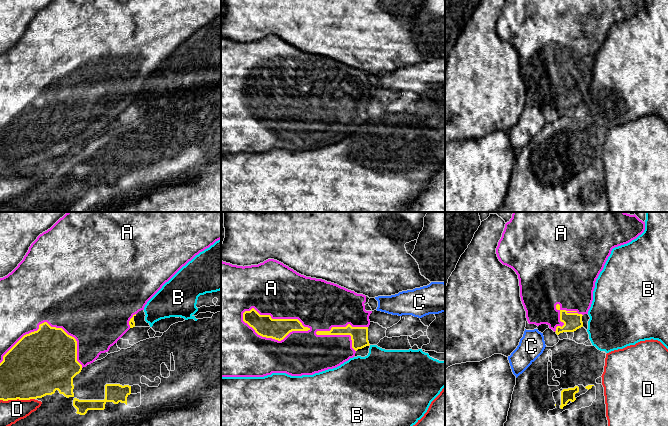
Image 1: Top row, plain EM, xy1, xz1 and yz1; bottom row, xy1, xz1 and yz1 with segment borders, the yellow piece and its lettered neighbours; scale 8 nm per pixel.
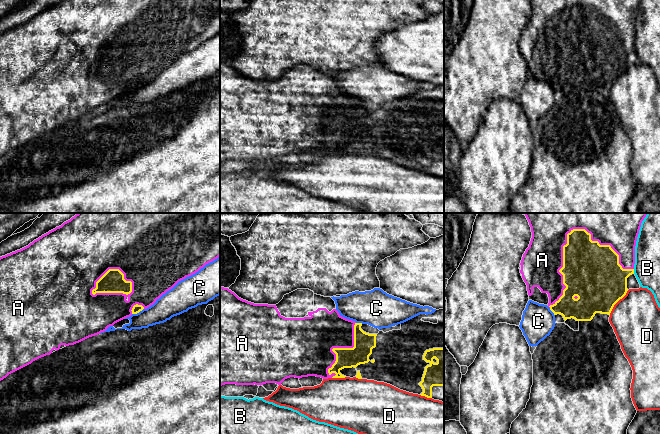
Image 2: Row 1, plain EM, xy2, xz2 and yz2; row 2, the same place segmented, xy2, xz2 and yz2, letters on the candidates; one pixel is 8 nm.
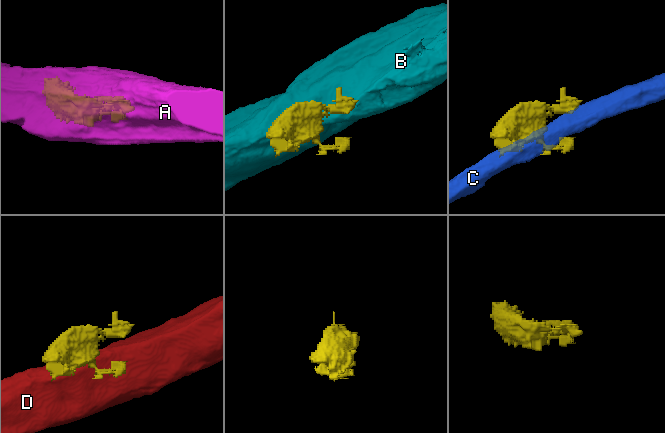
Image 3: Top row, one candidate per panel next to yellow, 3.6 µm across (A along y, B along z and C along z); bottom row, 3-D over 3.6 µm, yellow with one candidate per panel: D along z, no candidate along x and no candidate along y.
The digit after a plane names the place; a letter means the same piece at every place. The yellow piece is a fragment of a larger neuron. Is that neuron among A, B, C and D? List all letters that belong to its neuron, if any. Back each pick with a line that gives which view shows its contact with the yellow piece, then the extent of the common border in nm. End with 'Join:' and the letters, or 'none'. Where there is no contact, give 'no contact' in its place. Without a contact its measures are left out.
A: contact in yz2; length 750 nm
Join: A

